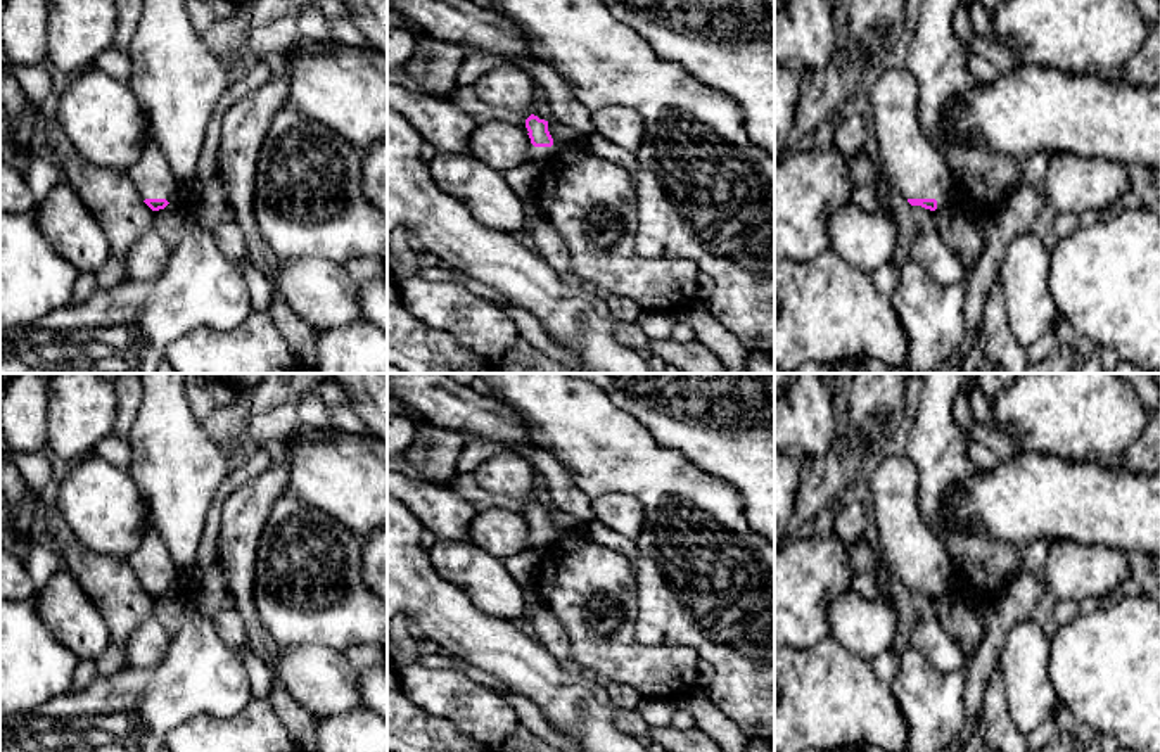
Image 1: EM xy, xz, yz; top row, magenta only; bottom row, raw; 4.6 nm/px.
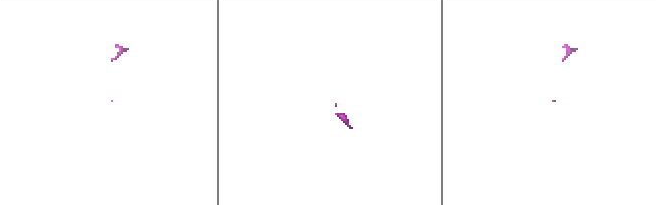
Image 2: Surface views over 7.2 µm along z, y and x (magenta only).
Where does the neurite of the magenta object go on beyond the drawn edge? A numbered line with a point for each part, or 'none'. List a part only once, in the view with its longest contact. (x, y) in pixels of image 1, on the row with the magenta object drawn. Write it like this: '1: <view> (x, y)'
1: yz (908, 159)

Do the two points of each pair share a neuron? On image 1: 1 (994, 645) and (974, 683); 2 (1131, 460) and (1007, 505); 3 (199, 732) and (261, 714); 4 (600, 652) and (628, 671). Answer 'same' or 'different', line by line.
1: same
2: different
3: same
4: same

